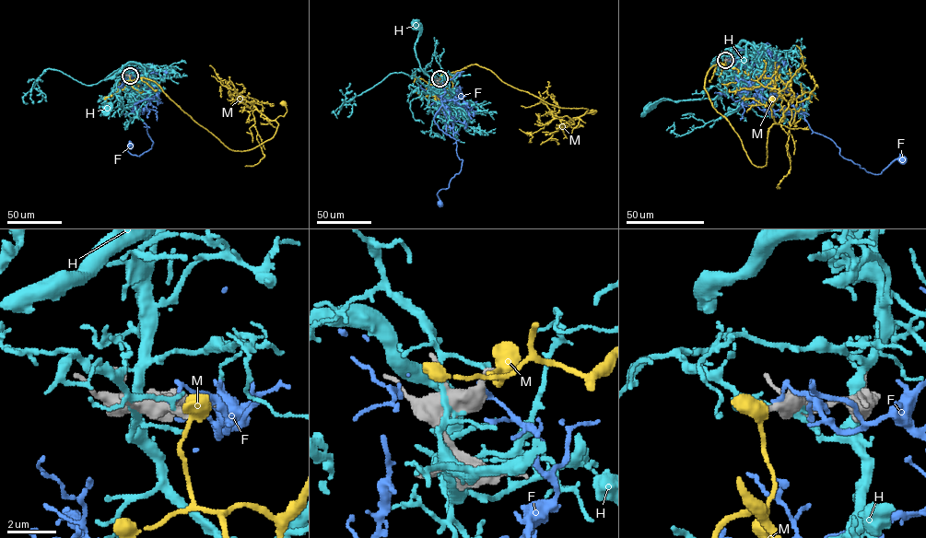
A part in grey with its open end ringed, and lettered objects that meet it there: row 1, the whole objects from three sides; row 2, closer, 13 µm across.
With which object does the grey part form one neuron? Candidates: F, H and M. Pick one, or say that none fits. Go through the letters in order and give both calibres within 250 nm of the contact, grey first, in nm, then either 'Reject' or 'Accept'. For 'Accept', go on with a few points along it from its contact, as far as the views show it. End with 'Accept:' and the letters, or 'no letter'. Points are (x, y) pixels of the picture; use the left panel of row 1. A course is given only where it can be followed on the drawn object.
F: Thickness 700 nm (grey) against 180 nm. Reject
H: Thickness 420 nm (grey) against 200 nm. Reject
M: Thickness 340 nm (grey) against 480 nm. Reject
Accept: no letter

